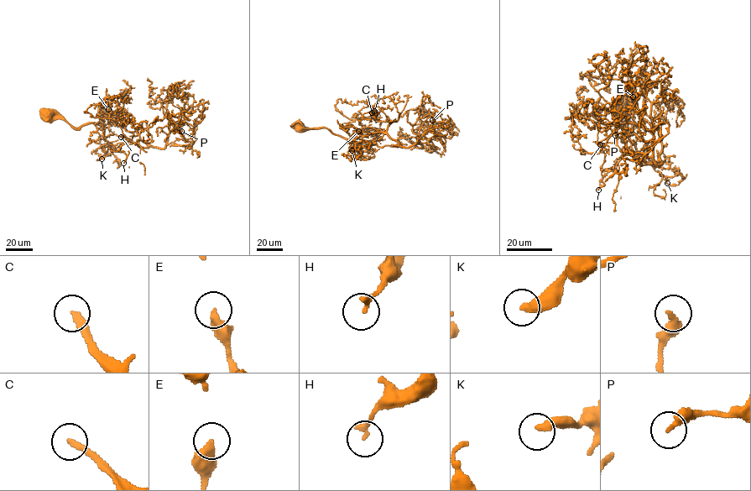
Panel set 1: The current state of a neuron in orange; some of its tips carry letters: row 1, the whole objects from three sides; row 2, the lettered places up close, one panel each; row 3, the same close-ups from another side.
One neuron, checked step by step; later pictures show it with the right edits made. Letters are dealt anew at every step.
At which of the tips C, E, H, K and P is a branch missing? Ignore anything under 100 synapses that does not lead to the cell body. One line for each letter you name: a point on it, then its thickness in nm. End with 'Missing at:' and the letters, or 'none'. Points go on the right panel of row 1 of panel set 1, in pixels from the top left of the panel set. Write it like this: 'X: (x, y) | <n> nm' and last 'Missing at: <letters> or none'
C: (600, 144) | 280 nm
Missing at: C

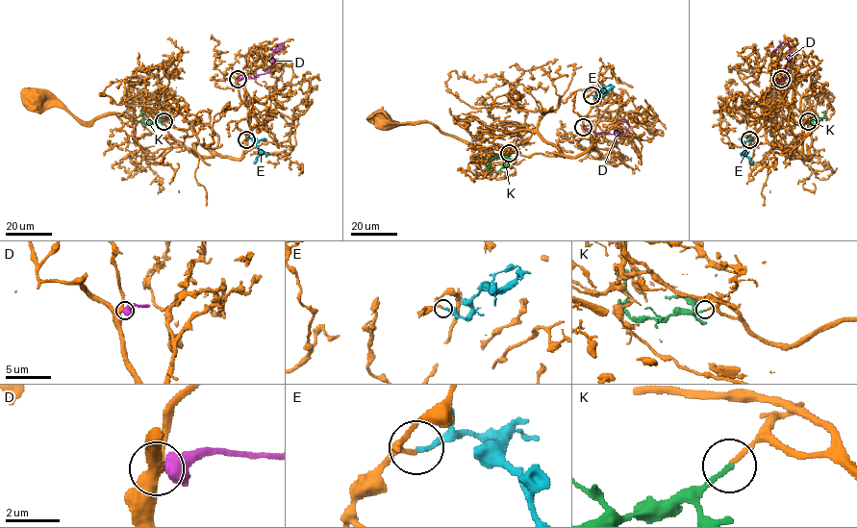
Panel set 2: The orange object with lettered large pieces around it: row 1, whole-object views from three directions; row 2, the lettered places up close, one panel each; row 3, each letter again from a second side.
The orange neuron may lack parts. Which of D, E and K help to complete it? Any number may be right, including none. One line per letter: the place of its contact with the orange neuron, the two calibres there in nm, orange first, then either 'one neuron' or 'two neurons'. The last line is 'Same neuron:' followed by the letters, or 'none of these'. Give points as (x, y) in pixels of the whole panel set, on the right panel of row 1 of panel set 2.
D: contact (781, 79); calibres 360 and 480 nm; two neurons
E: contact (749, 139); calibres 160 and 180 nm; one neuron
K: contact (808, 121); calibres 150 and 160 nm; one neuron
Same neuron: E, K

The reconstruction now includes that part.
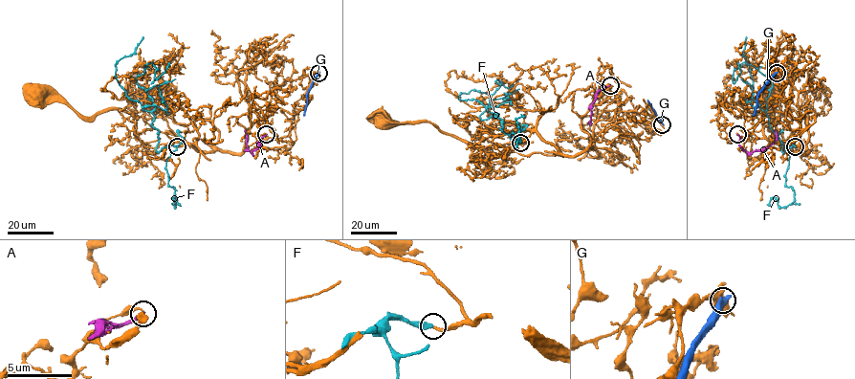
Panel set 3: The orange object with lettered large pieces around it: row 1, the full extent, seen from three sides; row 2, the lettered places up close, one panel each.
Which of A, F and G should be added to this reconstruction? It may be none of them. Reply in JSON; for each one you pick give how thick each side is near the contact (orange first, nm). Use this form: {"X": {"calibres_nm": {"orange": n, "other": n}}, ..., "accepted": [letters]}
{"accepted": []}

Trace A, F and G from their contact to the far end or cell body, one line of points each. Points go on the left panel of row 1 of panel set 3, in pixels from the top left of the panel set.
A: (266, 134), (252, 152), (248, 150), (246, 130)
F: (176, 145), (156, 149), (155, 104), (136, 78), (152, 62), (157, 69), (152, 82), (169, 62)
G: (317, 72), (307, 95), (303, 116)

